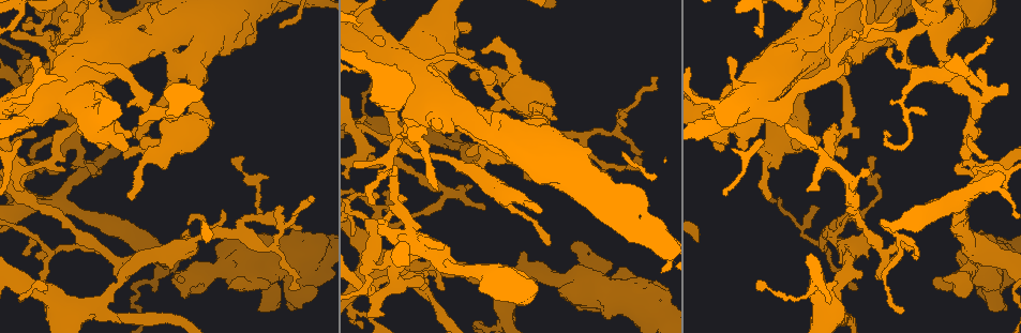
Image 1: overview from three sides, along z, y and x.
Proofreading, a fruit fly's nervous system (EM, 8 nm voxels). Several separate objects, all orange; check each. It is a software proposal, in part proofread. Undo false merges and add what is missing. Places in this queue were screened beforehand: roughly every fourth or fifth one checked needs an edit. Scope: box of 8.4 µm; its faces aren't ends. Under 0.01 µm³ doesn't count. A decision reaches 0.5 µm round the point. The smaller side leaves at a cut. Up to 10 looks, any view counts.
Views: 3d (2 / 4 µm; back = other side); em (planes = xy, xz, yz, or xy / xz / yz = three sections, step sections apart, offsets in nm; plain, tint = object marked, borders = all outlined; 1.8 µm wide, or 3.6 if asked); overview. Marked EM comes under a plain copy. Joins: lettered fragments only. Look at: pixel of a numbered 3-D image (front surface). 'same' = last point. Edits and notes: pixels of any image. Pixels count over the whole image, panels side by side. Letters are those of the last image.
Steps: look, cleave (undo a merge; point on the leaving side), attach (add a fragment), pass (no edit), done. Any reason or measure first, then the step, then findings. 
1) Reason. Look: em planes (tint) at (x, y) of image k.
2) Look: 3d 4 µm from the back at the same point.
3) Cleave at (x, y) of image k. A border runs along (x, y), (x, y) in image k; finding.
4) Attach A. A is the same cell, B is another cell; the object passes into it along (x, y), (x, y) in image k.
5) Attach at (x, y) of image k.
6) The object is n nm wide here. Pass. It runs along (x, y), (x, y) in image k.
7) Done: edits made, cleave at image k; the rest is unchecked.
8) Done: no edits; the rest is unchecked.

Thick end. Look: 3d 4 µm at (240, 46) of image 1.

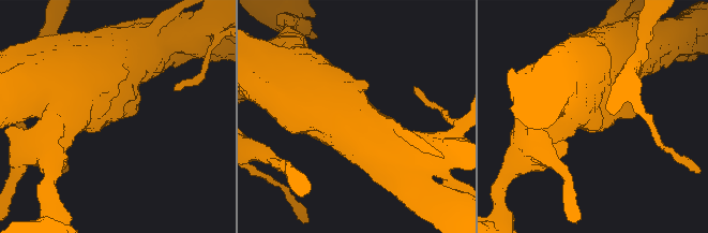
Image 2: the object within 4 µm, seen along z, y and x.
Look: em 3.6 µm planes (borders) at (115, 119) of image 2.

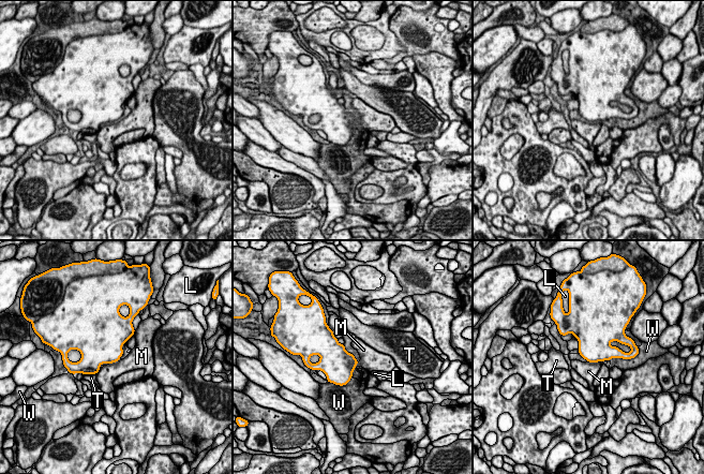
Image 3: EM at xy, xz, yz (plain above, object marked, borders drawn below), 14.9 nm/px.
Pass. L, M, T and W are other cells; a border runs along (588, 361), (597, 363) in image 3; no lettered fragment goes on from it.

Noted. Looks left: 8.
Abrupt turn. Look: em 3.6 µm planes (borders) at (37, 101) of image 1.

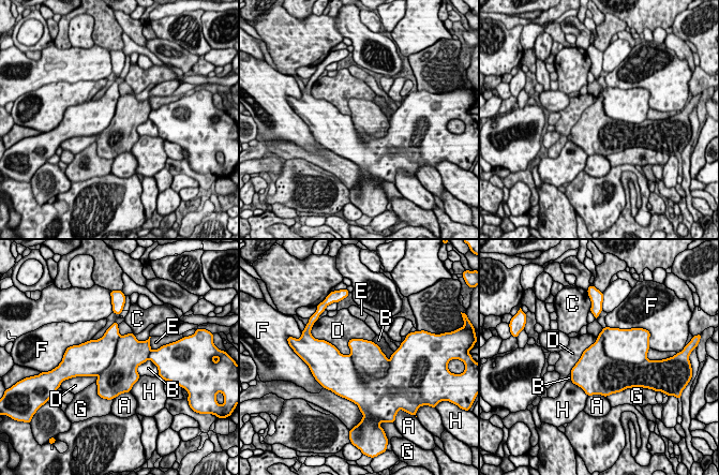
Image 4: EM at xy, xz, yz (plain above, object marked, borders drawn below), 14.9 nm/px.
The object is 700 nm wide here. Cleave at (369, 365) of image 4. A, B, C, D, E, F, G and H are other cells; a border runs along (349, 355), (365, 381), (388, 372) in image 4; a second neuron is stuck on.

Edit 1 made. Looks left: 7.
An open end. Look: 3d 2 µm from the back at (418, 147) of image 1.

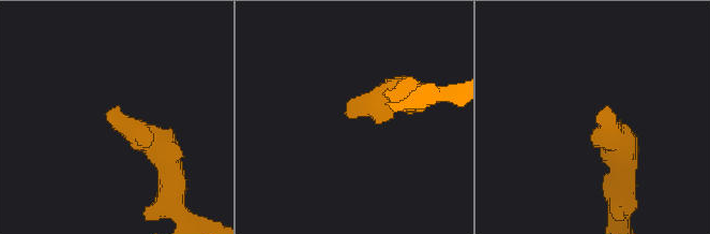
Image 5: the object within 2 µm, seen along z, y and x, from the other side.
Look: em planes (borders) at (600, 115) of image 5.

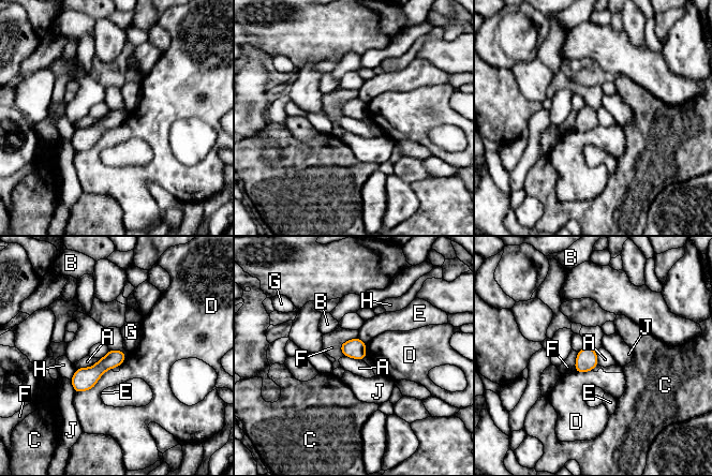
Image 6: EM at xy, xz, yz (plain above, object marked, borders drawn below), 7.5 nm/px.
Pass. A, B, C, D, E, F, G, H and J are other cells; a border runs along (100, 358), (90, 366), (76, 369) in image 6; none of them fits.

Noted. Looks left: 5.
Look: overview.

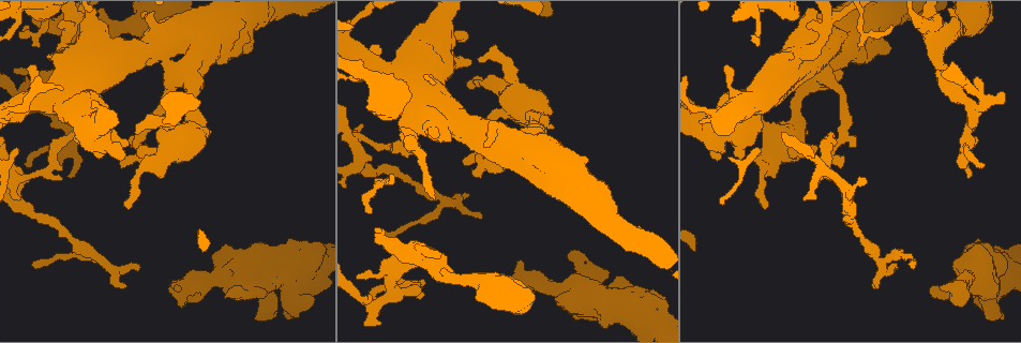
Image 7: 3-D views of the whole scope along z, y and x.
Sharp bend. Look: 3d 4 µm at (521, 275) of image 7.

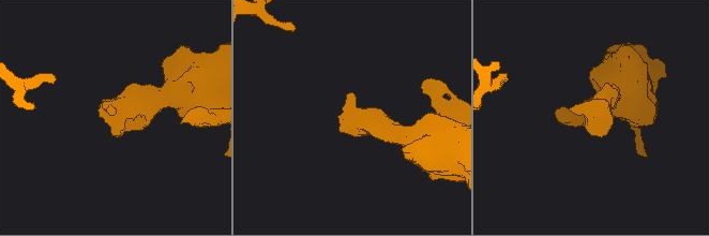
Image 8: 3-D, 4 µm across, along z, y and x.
Look: em xy step 16 (borders) at (350, 116) of image 8.

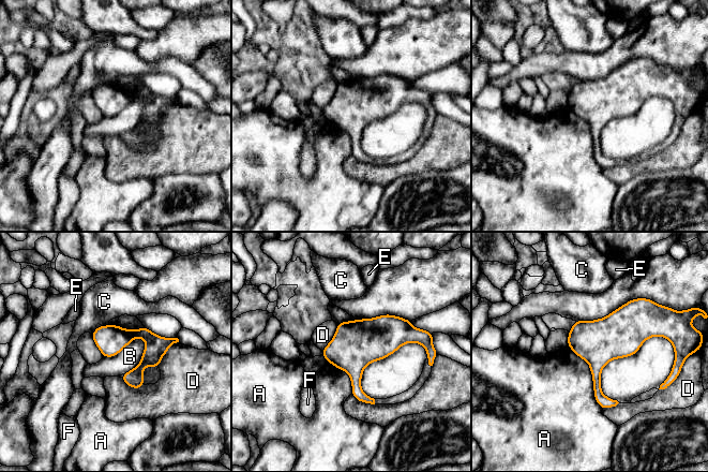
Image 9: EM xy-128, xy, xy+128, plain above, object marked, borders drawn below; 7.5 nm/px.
Pass. A, B, C, D, E and F are other cells; a border runs along (146, 342), (134, 338), (103, 357) in image 9; one neuron here.

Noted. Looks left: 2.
Done: edits made, cleave at image 4; the rest is unchecked.

